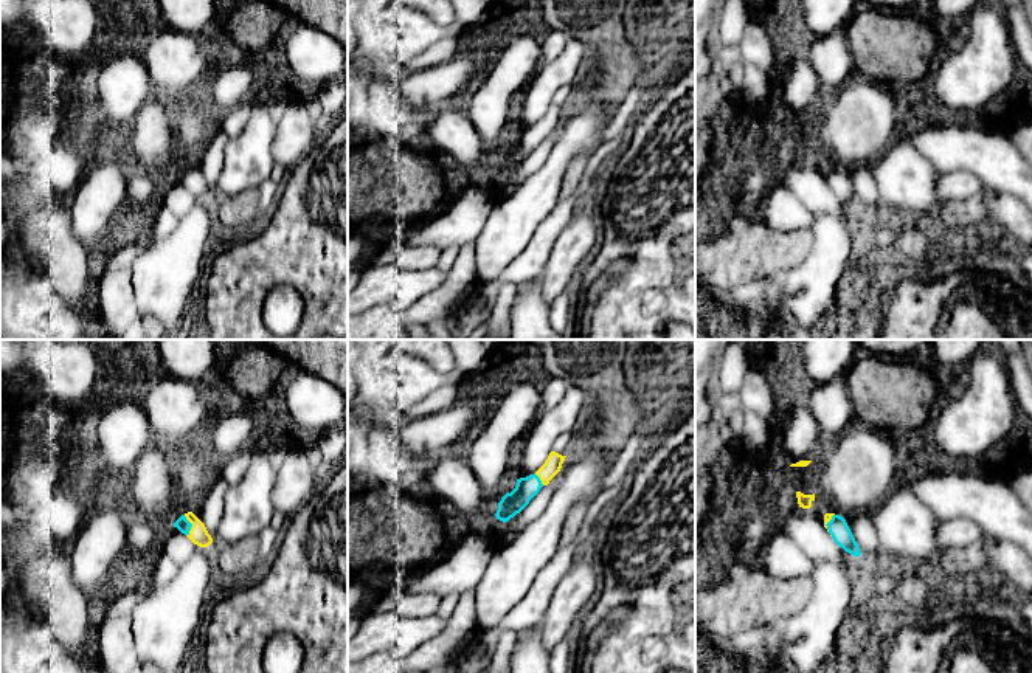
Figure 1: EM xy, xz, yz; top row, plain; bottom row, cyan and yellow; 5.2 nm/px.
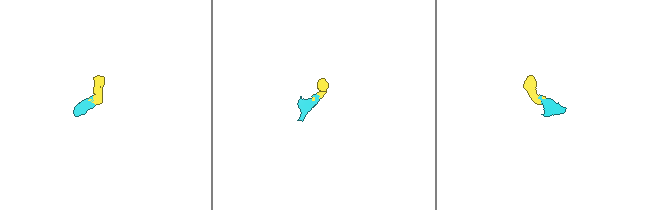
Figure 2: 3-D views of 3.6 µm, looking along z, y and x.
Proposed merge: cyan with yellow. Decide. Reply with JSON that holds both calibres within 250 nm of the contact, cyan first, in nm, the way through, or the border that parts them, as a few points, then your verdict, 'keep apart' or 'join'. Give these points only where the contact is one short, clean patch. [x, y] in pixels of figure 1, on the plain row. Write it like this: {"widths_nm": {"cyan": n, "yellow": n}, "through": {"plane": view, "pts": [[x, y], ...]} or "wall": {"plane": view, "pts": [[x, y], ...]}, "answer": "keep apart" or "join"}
{"widths_nm": {"cyan": 70, "yellow": 100}, "through": {"plane": "xy", "pts": [[182, 176], [191, 179], [199, 188]]}, "answer": "join"}

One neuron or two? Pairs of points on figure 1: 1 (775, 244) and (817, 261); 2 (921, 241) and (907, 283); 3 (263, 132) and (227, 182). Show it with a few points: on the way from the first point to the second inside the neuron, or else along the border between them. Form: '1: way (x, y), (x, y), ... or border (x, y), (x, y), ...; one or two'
1: border (812, 236), (812, 245), (806, 258), (792, 270); two
2: border (952, 261), (928, 267); two
3: way (255, 144), (249, 160), (239, 169); one

